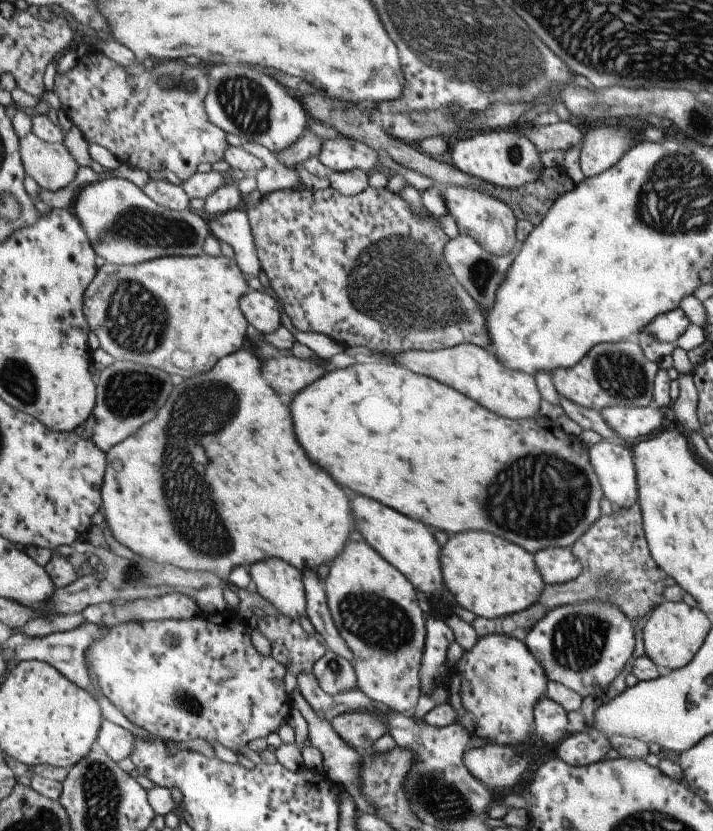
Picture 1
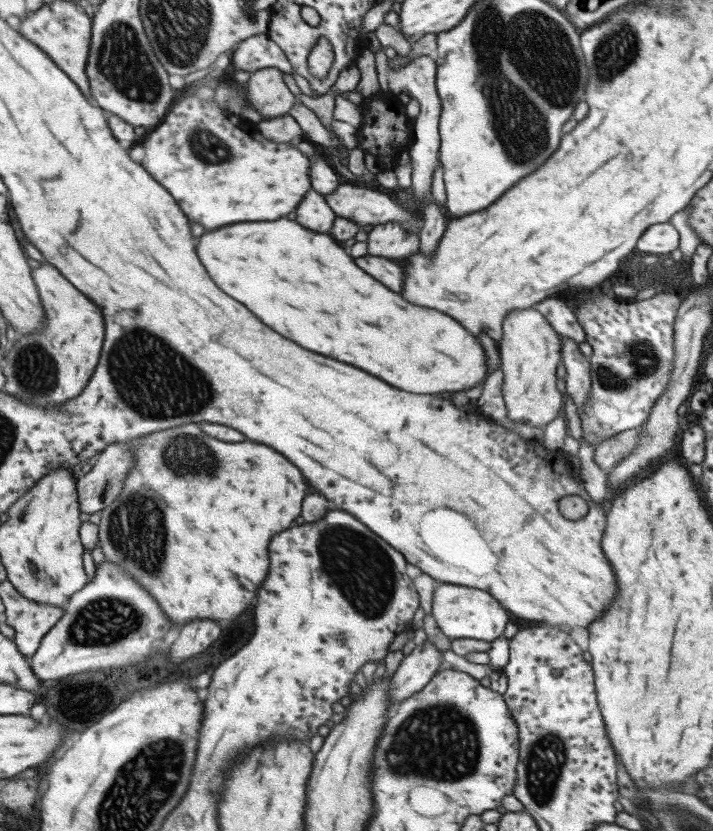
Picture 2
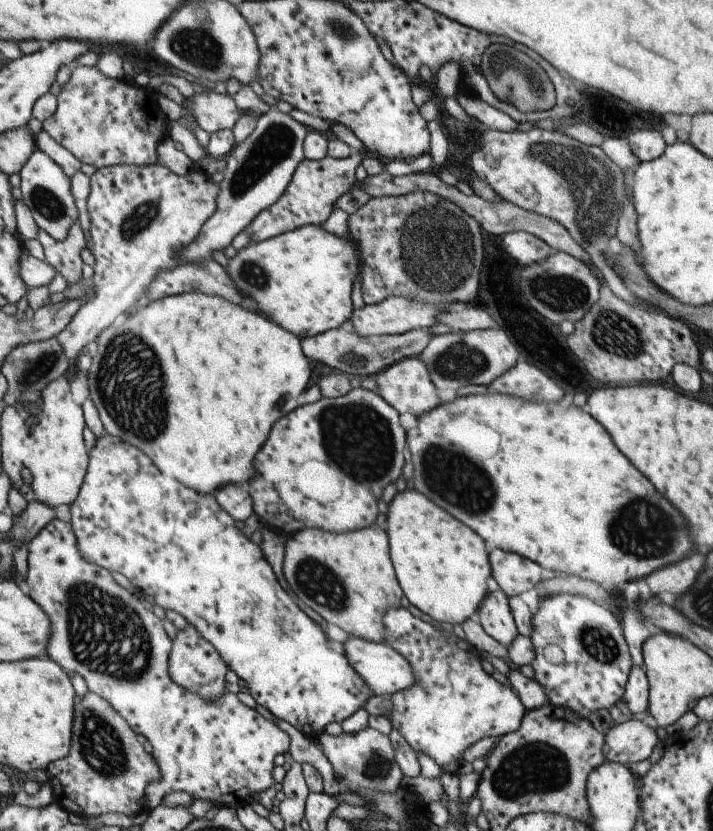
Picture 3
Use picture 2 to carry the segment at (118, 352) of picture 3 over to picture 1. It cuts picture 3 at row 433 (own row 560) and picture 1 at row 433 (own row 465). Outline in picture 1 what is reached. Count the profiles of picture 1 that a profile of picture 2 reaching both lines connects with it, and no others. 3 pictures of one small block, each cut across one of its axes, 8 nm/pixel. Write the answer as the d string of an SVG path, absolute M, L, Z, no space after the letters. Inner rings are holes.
M238 349L235 353L222 357L208 372L183 379L181 384L173 386L157 415L150 422L141 425L134 434L110 447L105 457L106 470L100 489L100 512L104 516L102 526L106 526L111 537L125 549L159 565L172 565L183 571L208 571L221 581L228 581L231 569L234 567L248 568L255 562L277 558L301 574L316 568L324 561L331 562L337 559L342 554L345 544L349 542L348 534L356 530L349 496L345 496L345 492L339 486L335 486L323 470L319 470L305 458L303 450L297 446L293 438L287 406L279 402L272 388L262 378L260 362L249 350ZM199 454L205 454L205 462L199 462ZM229 526L231 526L231 540L229 540Z

